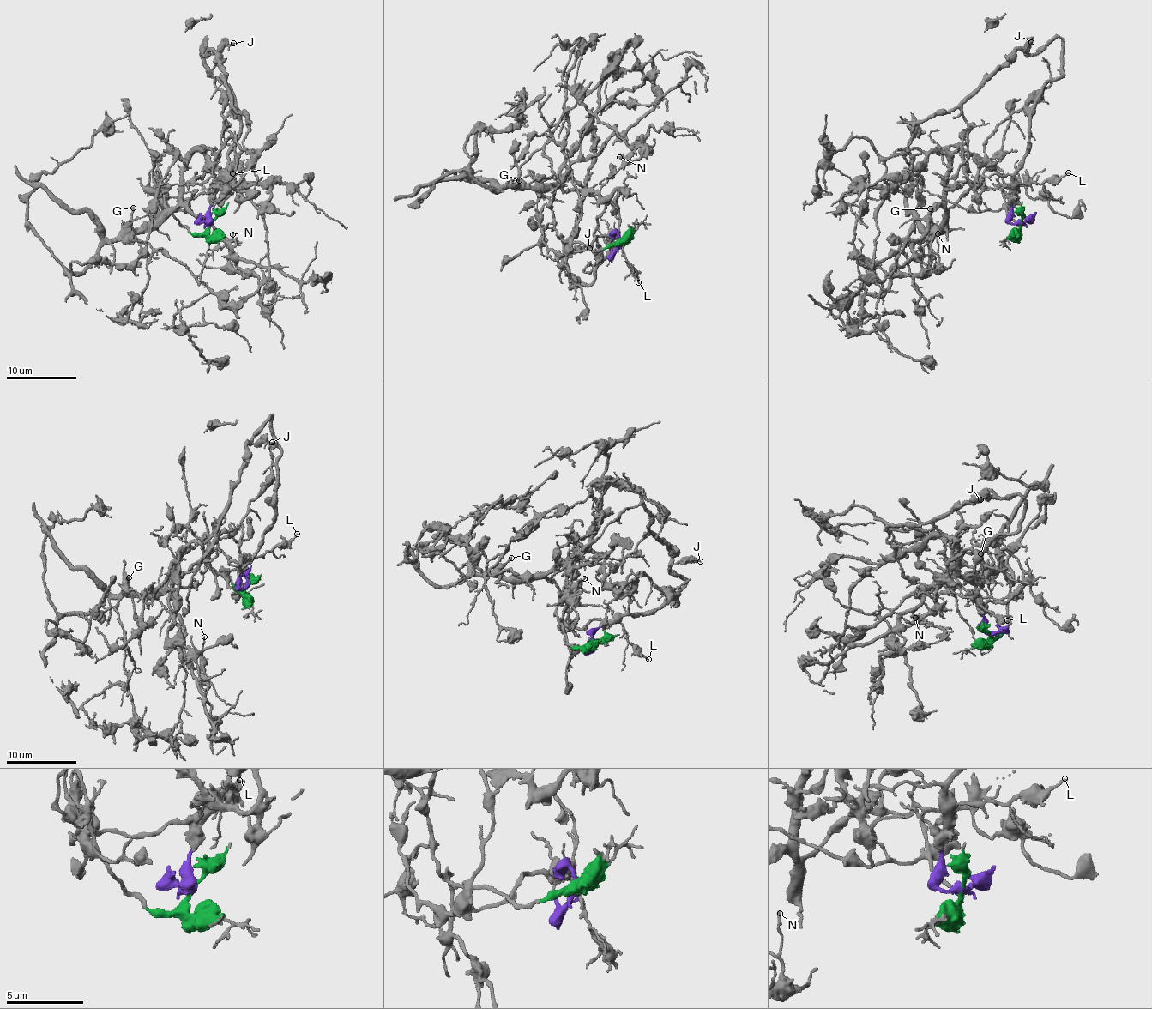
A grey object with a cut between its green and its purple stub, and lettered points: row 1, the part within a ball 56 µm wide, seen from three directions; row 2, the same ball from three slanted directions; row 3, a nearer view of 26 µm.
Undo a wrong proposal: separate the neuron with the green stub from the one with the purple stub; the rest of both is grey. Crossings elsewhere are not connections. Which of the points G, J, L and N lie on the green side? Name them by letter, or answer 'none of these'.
G, N

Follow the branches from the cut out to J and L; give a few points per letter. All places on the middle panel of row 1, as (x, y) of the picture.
J: (619, 243), (609, 234), (617, 233), (615, 244), (620, 244), (589, 283), (569, 287), (566, 257), (589, 249)
L: (619, 243), (616, 234), (609, 234), (614, 235), (618, 240), (622, 256), (637, 282)

